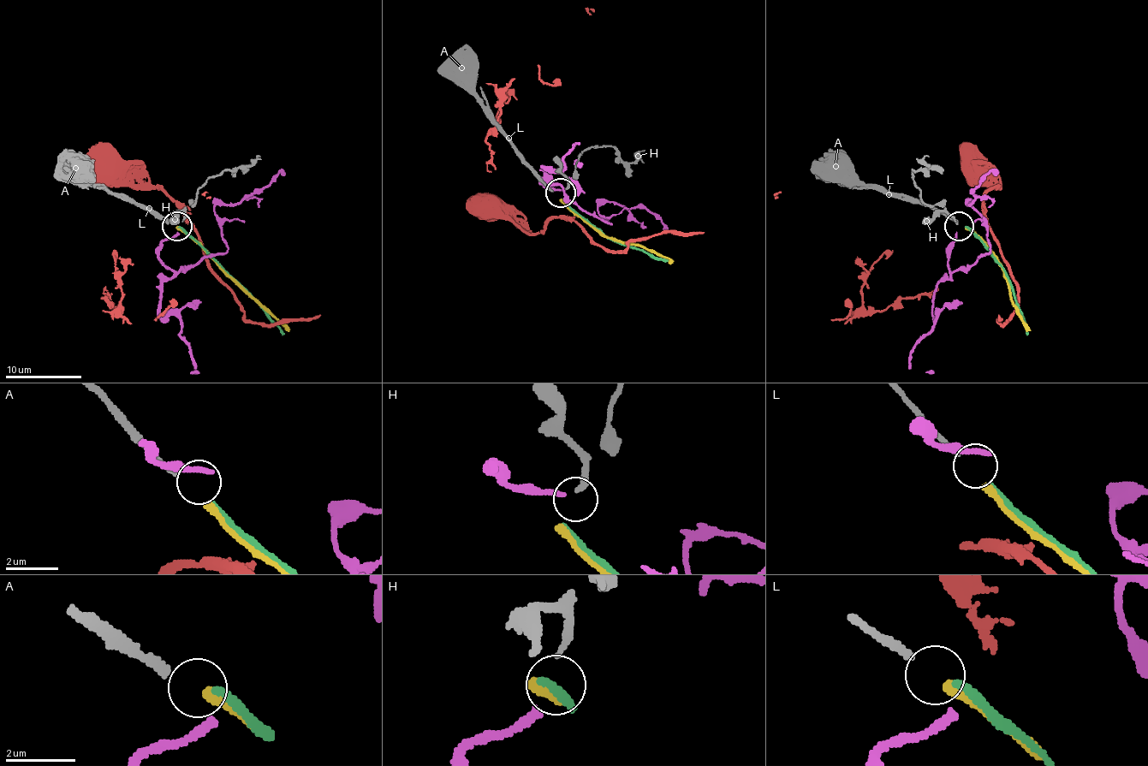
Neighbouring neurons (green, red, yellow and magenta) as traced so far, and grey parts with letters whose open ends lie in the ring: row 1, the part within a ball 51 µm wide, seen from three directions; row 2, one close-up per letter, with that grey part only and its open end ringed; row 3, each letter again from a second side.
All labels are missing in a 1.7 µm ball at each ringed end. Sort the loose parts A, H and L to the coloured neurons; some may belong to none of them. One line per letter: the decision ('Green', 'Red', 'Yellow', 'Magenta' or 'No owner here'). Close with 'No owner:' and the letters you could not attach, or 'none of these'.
A: Yellow
H: Magenta
L: Green
No owner: none of these

